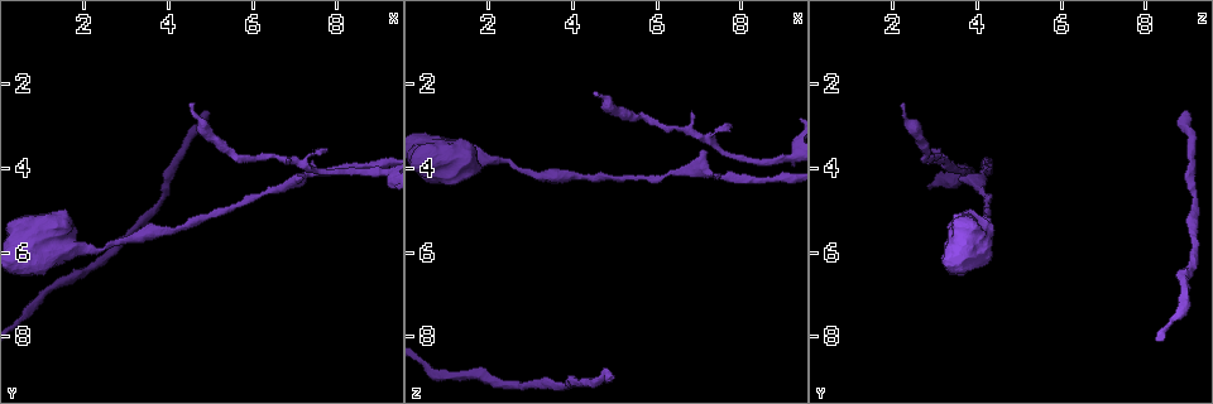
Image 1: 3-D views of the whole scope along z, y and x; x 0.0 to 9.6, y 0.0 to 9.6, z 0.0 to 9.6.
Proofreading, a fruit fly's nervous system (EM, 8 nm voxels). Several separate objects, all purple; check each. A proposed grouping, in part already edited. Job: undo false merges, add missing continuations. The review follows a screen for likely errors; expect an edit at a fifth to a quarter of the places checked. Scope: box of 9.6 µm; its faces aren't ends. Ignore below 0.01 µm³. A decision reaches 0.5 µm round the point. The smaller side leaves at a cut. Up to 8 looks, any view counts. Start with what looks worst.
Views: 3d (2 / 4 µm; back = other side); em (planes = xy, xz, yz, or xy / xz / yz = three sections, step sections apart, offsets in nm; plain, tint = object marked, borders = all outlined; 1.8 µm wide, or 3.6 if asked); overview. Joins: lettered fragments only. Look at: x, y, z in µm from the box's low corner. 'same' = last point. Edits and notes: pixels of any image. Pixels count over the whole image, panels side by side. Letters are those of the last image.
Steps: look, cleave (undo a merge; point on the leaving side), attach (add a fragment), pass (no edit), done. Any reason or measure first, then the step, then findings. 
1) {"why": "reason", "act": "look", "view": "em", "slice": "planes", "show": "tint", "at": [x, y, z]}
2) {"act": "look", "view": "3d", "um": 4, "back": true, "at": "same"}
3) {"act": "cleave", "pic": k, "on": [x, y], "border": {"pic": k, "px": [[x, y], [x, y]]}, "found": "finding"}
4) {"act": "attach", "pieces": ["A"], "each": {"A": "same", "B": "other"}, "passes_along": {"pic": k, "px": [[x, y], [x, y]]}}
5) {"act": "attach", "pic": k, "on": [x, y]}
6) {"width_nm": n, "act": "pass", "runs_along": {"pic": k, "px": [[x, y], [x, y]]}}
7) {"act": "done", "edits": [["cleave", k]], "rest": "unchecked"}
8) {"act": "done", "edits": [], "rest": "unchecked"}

{"why": "end of a long branch", "act": "look", "view": "em", "slice": "xz", "step": 8, "show": "borders", "at": [4.50, 2.45, 2.20]}

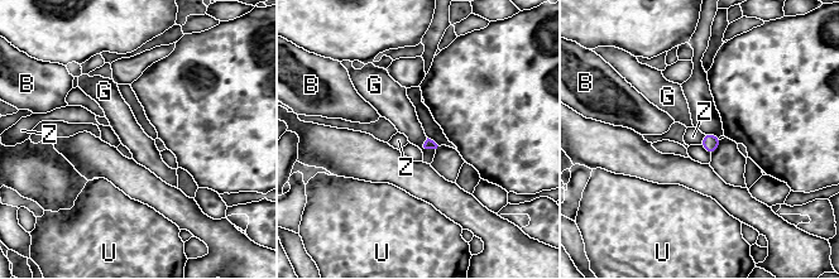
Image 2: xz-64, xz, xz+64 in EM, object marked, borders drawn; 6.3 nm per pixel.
{"why": "cut it another way", "act": "look", "view": "em", "slice": "planes", "show": "borders", "at": "same"}

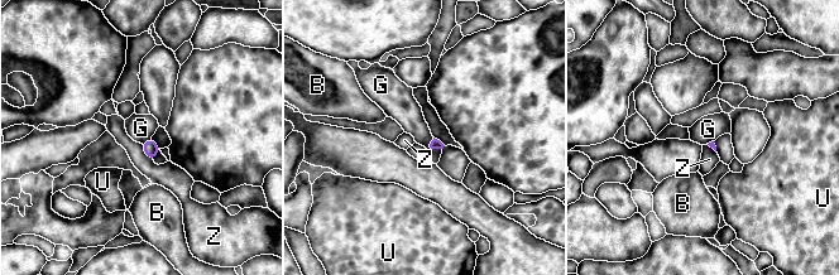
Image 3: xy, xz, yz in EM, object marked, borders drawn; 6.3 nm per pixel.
{"longest_contact_nm": ["Z", 150], "act": "pass", "each": {"B": "other", "G": "other", "U": "other", "Z": "other"}, "found": "none of them fits"}

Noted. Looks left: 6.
{"why": "sharp bend", "act": "look", "view": "em", "slice": "planes", "show": "tint", "at": [1.60, 5.85, 3.95]}

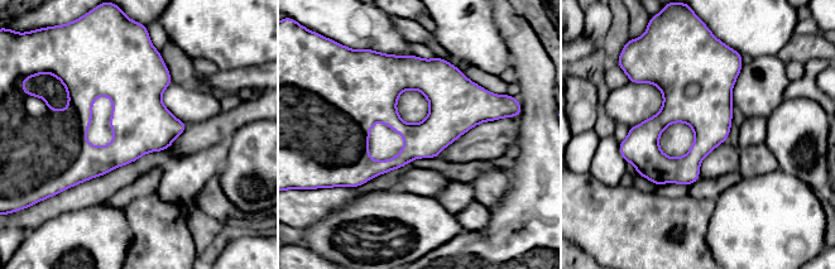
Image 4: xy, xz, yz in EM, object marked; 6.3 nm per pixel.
{"act": "look", "view": "em", "slice": "planes", "show": "borders", "at": "same"}

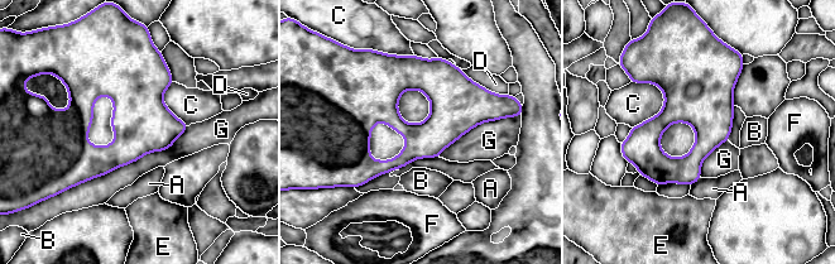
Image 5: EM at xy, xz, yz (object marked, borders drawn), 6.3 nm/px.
{"longest_contact_nm": ["G", 850], "act": "pass", "each": {"A": "other", "B": "other", "C": "other", "D": "other", "E": "other", "F": "other", "G": "other"}, "border": {"pic": 5, "px": [[190, 125], [168, 148], [71, 188]]}, "found": "all the same neuron"}

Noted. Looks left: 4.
{"why": "free end", "act": "look", "view": "3d", "um": 2, "at": [7.75, 3.55, 3.00]}

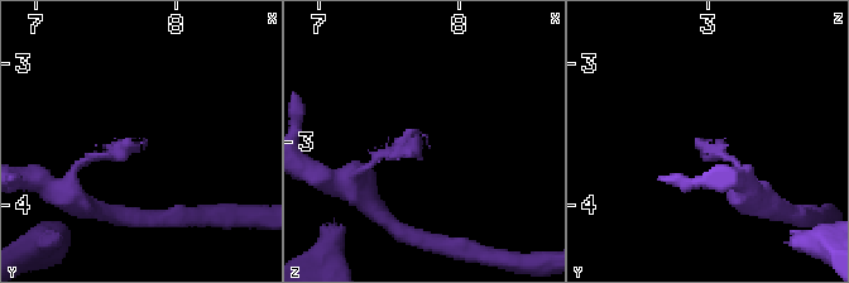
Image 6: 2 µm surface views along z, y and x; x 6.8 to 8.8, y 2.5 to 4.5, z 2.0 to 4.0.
{"act": "look", "view": "em", "slice": "planes", "show": "borders", "at": [7.76, 3.58, 2.94]}

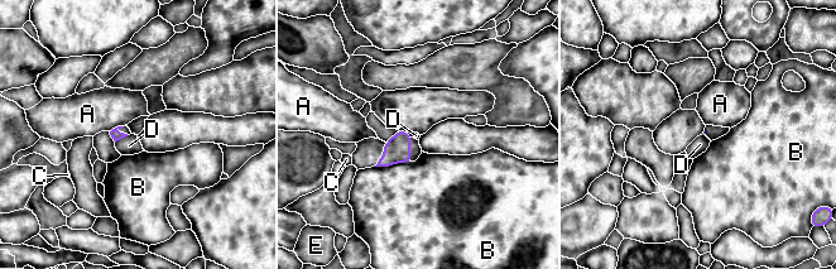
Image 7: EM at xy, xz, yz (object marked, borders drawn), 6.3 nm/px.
{"act": "pass", "each": {"A": "other", "B": "other", "C": "other", "D": "other", "E": "other"}, "border": {"pic": 7, "px": [[128, 135], [115, 143]]}, "found": "no lettered fragment goes on from it"}

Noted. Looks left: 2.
{"act": "done", "edits": [], "rest": "unchecked"}

